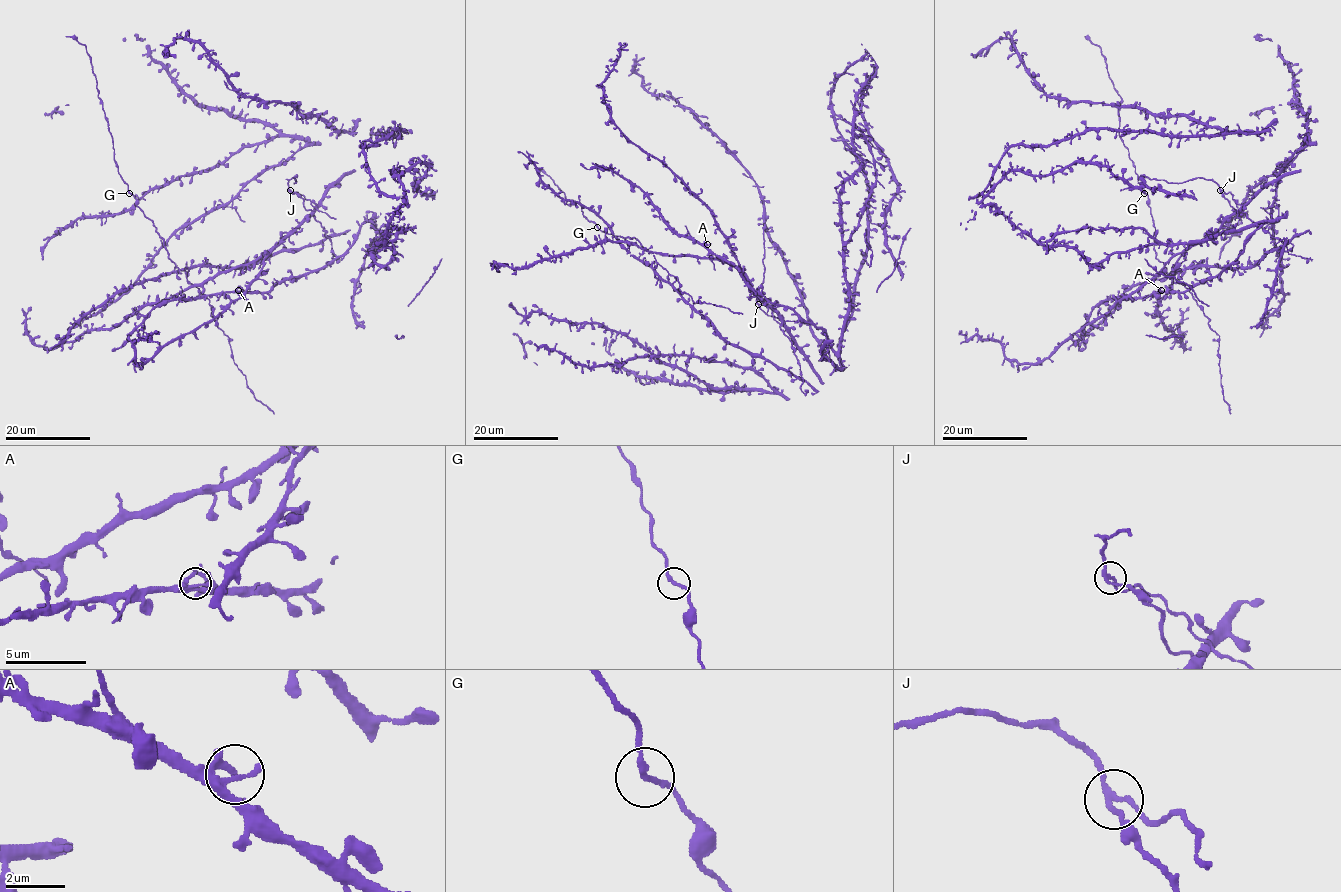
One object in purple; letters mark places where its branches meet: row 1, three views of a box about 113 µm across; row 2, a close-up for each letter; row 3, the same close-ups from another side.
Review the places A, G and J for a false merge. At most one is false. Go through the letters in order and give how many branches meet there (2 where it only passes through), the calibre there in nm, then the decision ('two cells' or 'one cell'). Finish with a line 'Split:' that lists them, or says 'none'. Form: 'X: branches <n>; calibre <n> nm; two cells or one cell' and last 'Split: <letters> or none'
A: branches 3; calibre 200 nm; one cell
G: branches 2; calibre 190 nm; one cell
J: branches 3; calibre 180 nm; two cells
Split: J

